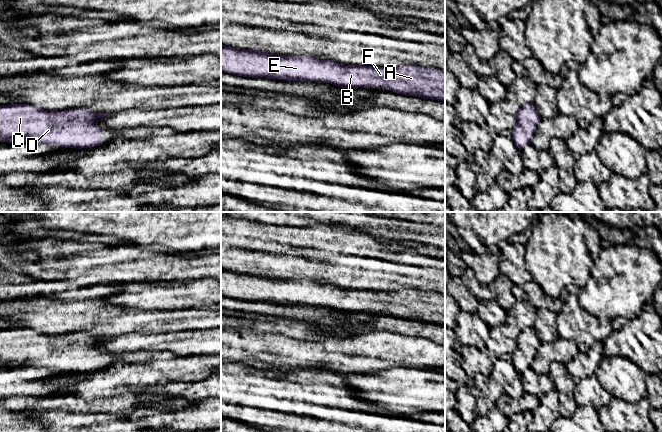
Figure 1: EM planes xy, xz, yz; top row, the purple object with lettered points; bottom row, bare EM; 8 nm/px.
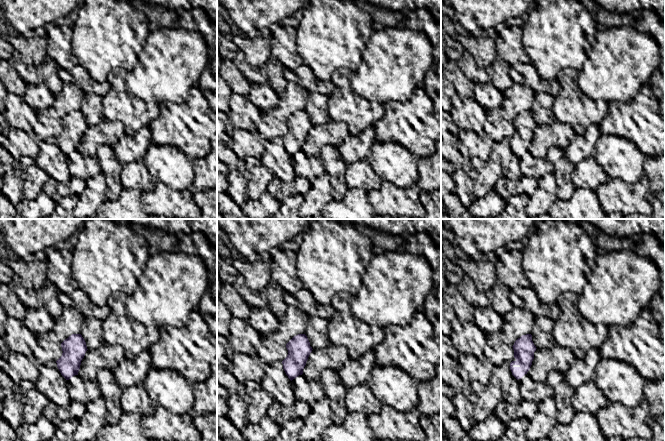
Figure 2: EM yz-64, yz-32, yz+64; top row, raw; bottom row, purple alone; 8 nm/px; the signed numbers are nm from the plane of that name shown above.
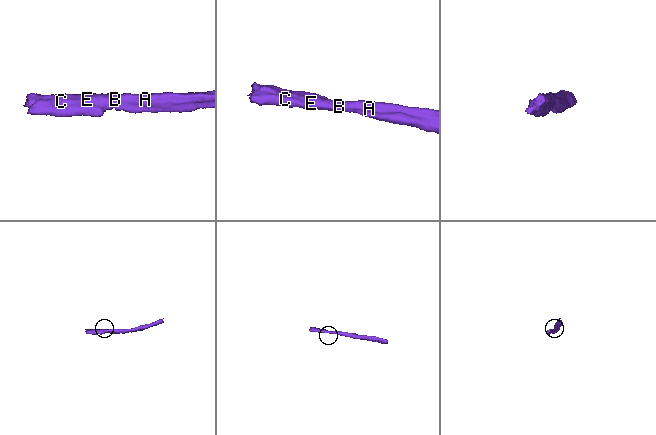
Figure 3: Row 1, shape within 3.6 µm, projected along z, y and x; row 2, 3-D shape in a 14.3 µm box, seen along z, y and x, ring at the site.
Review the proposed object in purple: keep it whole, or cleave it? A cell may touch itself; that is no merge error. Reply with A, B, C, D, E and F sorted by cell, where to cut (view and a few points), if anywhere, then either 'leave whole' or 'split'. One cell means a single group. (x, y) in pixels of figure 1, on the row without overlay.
groups A B C D E F; cut none; leave whole

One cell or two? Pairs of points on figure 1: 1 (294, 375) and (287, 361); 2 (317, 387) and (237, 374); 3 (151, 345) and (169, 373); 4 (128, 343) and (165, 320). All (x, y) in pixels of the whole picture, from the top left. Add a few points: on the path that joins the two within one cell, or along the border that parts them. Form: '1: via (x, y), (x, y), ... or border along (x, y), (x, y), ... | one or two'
1: border along (281, 366), (298, 368) | two
2: via (297, 387), (257, 387) | one
3: border along (162, 351), (171, 351), (178, 356), (185, 356) | two
4: border along (167, 331), (123, 333), (121, 335) | two

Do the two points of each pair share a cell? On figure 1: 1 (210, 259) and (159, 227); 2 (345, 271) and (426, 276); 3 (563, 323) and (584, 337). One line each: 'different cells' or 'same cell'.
1: different cells
2: same cell
3: same cell

